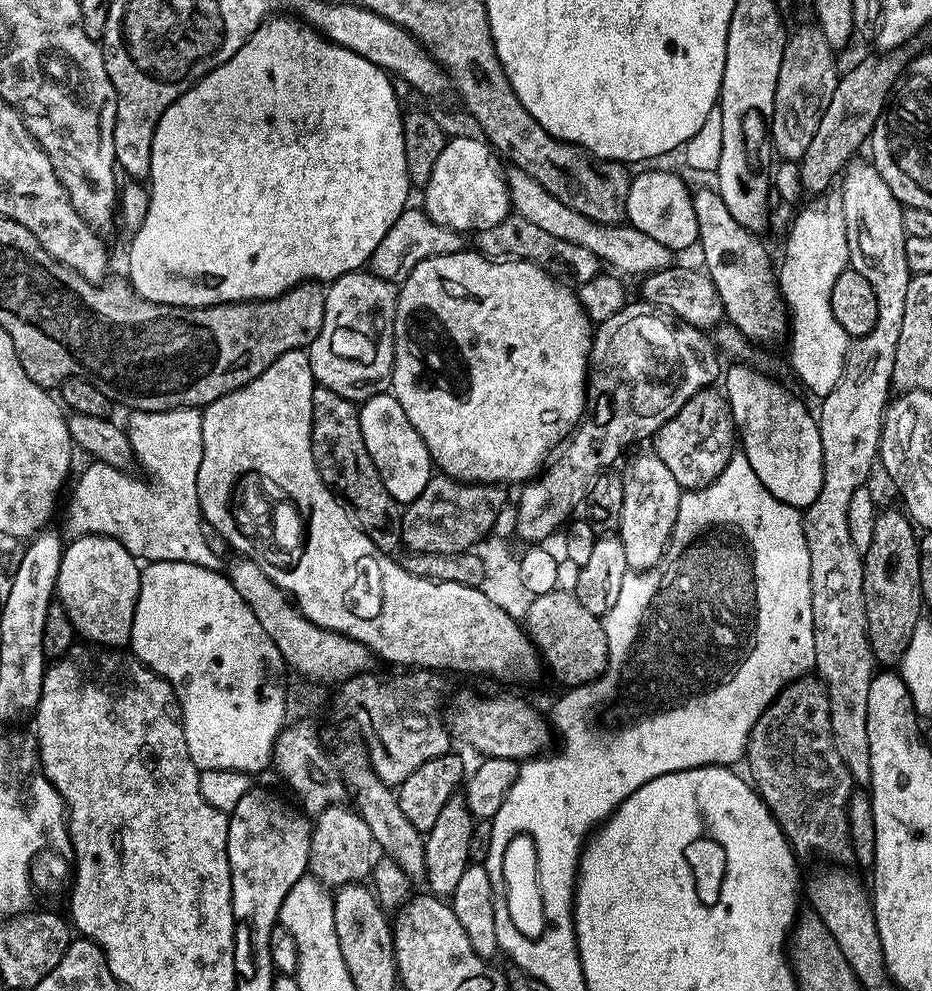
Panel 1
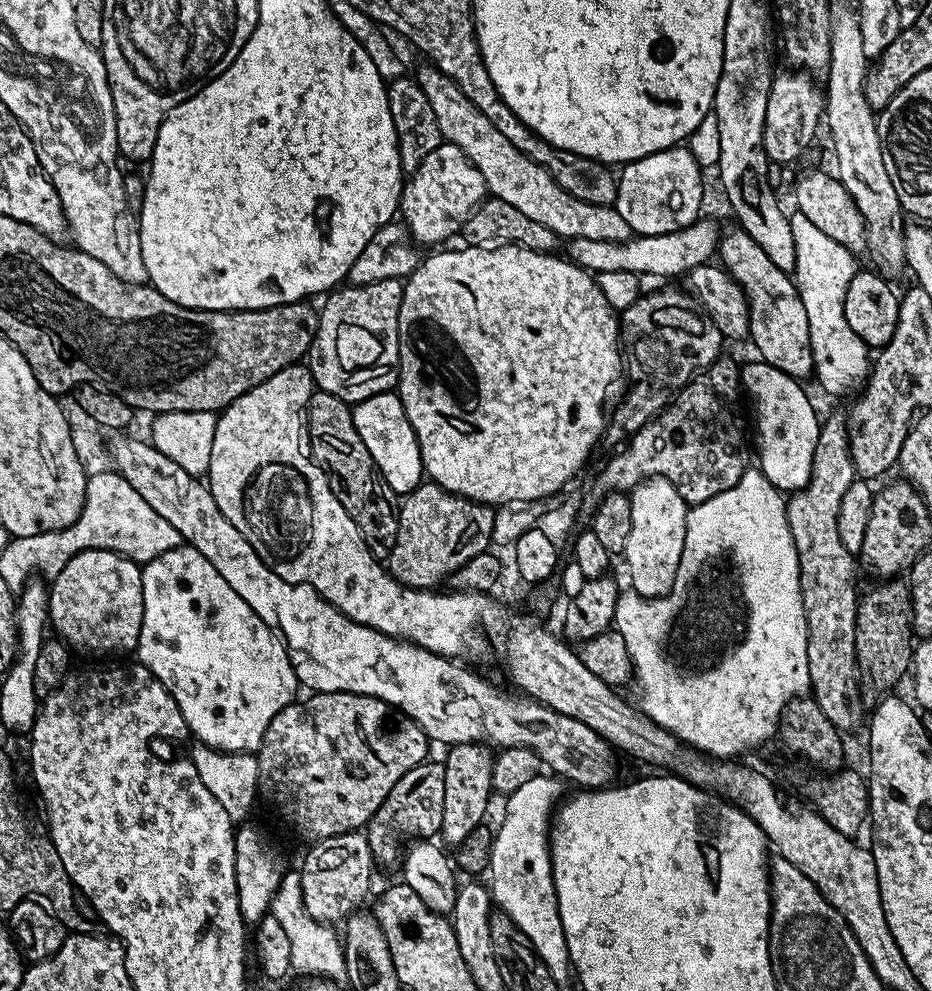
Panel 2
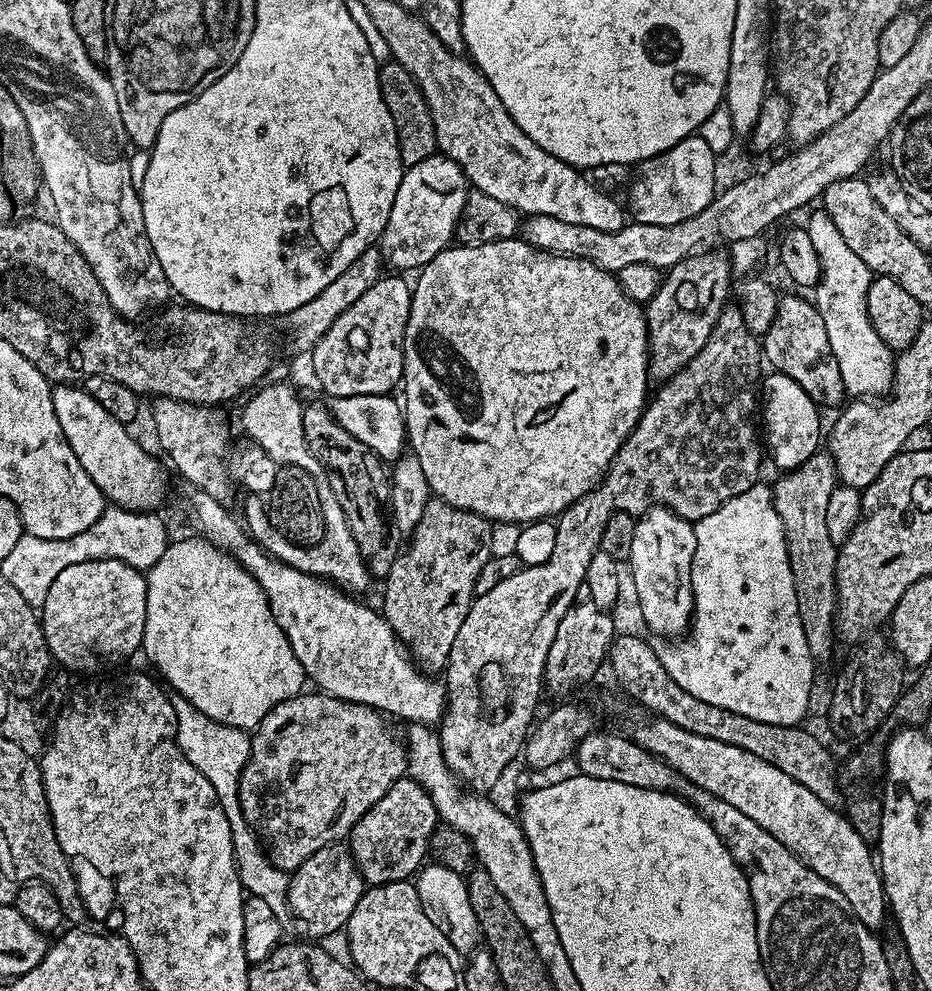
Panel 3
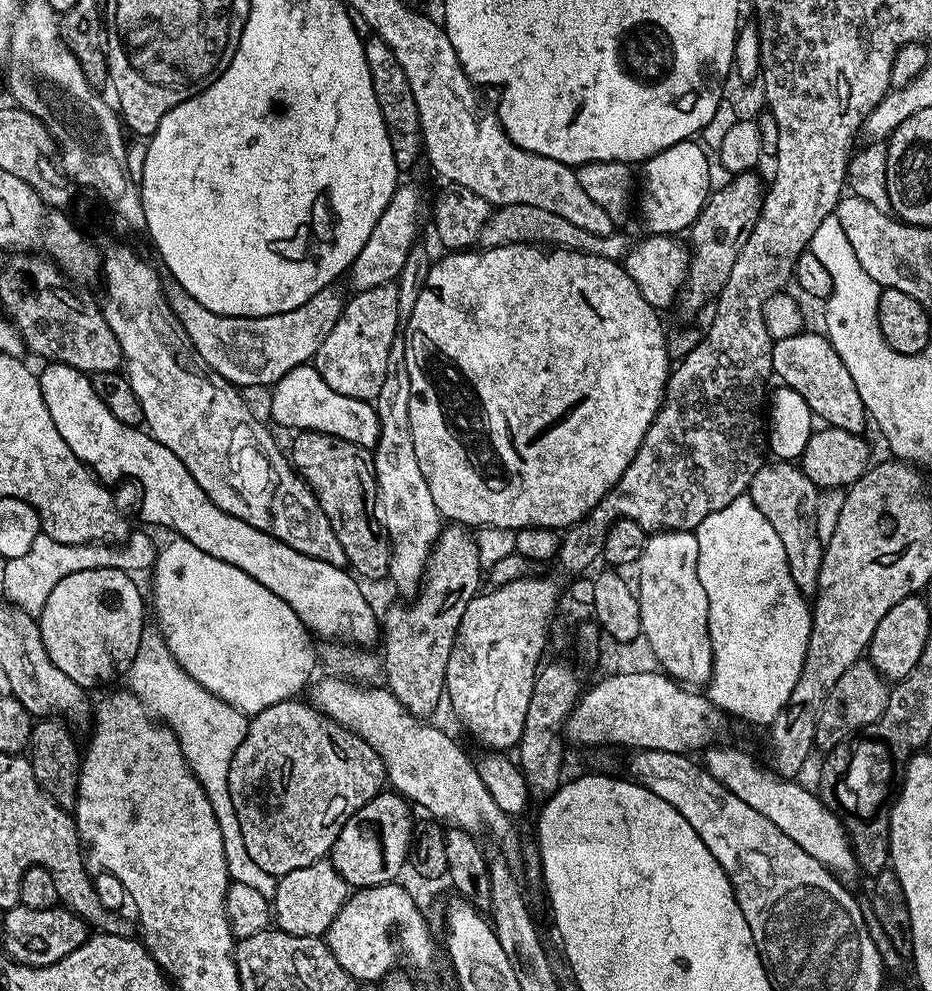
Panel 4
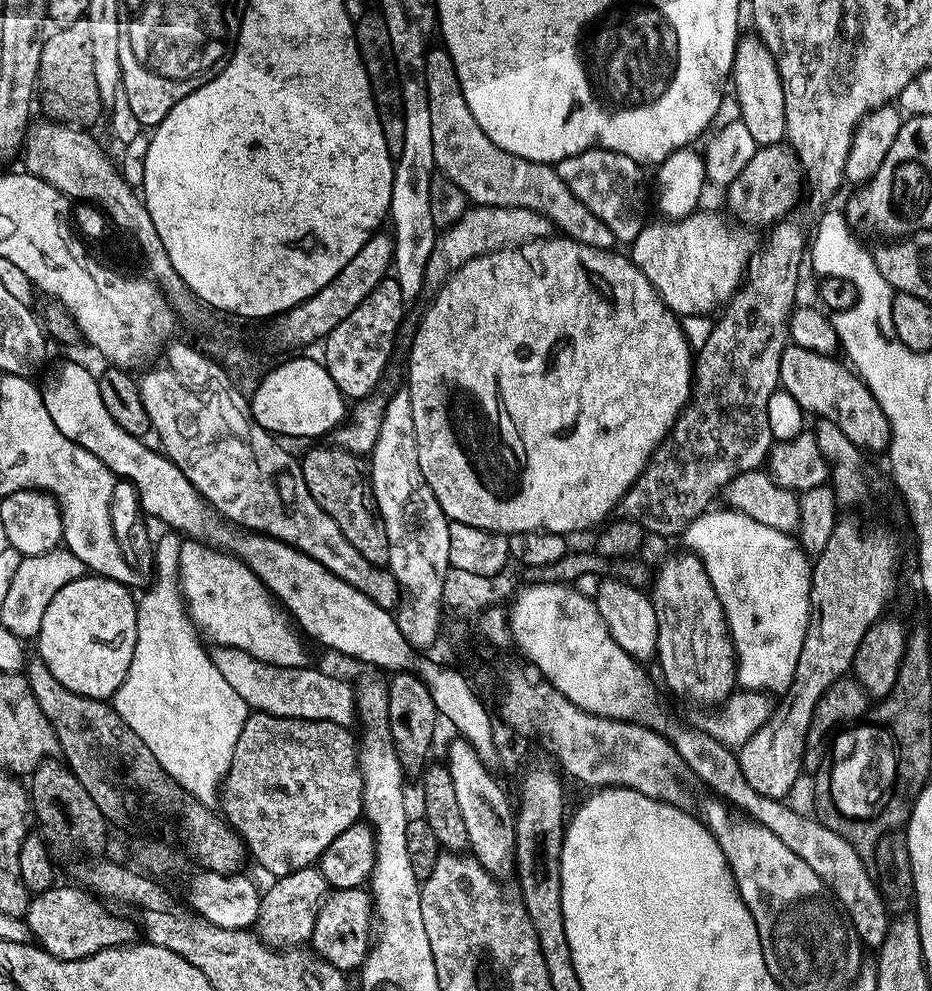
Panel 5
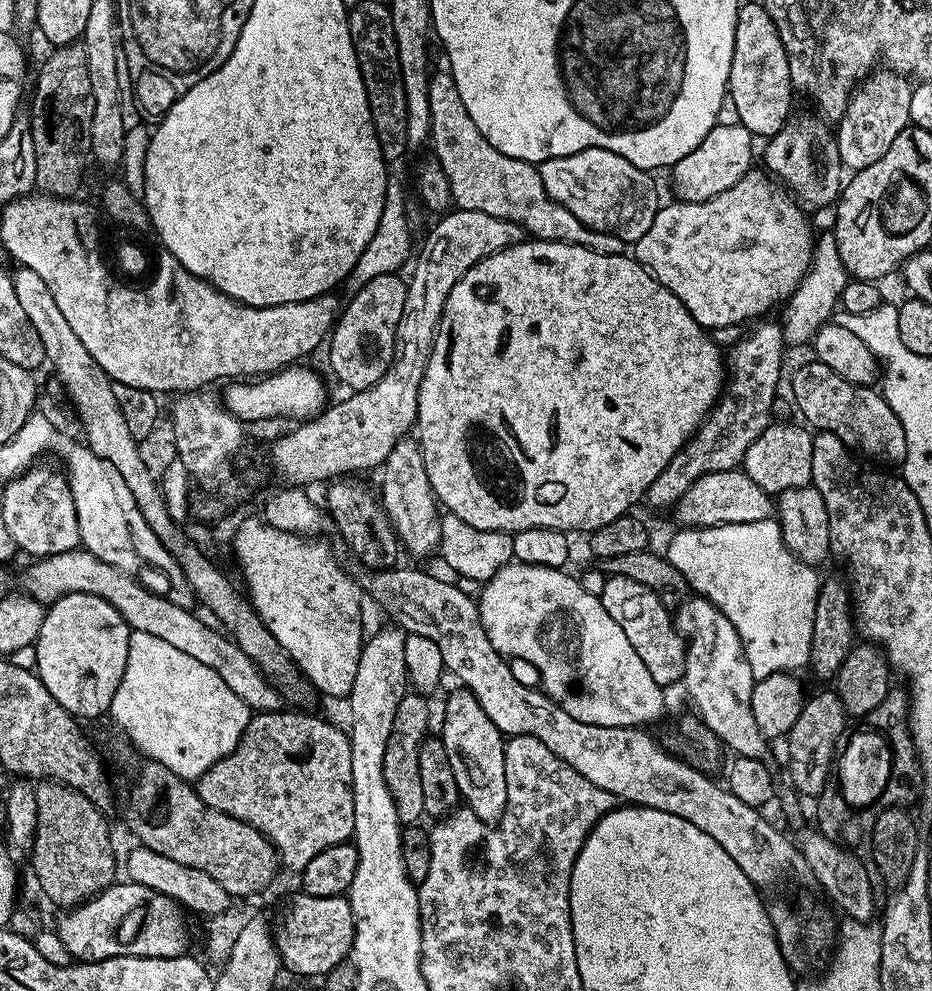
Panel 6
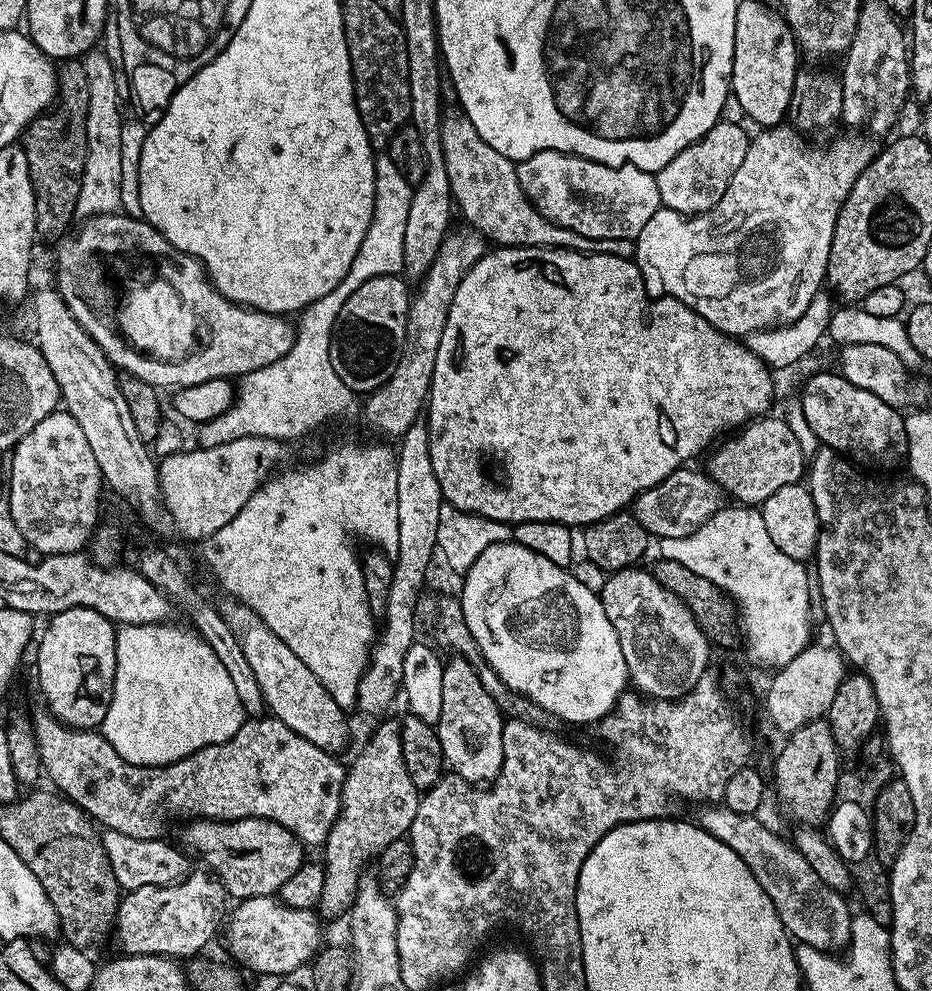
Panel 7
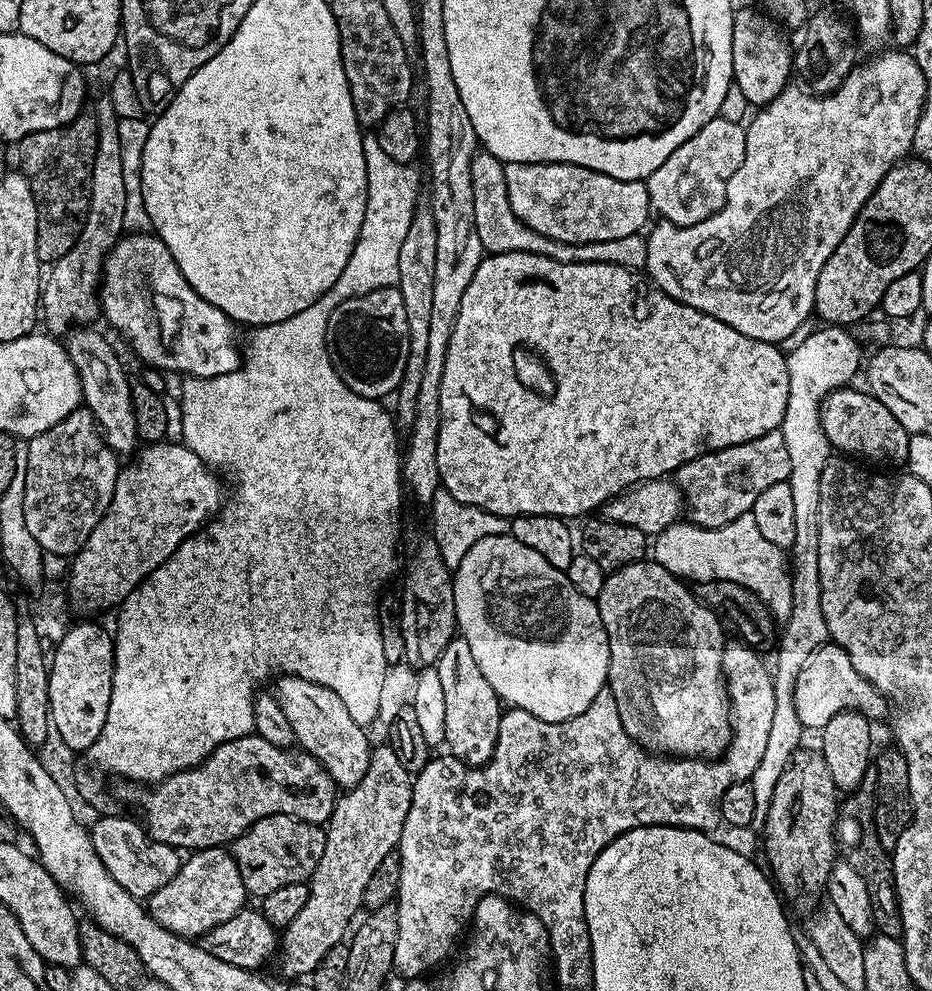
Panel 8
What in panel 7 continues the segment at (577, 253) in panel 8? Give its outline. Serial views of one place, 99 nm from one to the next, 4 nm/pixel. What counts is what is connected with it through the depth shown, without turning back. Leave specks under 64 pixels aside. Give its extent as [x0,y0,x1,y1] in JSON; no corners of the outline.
[440,110,634,257]

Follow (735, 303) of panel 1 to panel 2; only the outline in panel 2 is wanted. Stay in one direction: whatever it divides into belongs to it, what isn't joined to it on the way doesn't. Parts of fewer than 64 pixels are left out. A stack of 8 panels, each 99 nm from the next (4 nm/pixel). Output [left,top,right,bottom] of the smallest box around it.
[718,226,812,378]

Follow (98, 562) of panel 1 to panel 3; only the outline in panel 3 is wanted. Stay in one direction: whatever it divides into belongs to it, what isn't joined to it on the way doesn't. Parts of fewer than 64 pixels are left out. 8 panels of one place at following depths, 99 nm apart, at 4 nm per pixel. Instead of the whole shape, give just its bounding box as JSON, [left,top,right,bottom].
[38,564,145,678]

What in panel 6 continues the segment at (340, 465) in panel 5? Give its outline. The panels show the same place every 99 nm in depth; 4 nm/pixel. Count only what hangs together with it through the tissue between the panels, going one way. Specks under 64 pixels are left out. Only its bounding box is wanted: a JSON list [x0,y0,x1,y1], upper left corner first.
[327,478,402,569]

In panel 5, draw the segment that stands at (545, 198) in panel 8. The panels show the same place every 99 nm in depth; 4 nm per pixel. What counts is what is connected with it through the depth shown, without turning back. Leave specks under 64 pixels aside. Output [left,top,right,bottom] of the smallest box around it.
[554,148,650,242]

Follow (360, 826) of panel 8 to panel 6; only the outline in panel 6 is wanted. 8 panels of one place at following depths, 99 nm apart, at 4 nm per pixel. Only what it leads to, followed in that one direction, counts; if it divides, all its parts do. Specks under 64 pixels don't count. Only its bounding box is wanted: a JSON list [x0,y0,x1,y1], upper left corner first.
[382,694,429,822]

